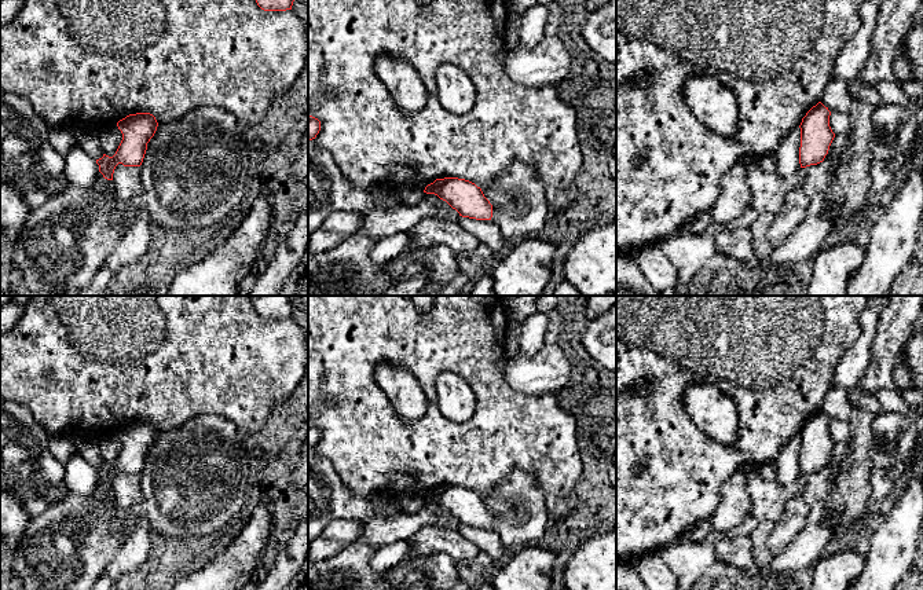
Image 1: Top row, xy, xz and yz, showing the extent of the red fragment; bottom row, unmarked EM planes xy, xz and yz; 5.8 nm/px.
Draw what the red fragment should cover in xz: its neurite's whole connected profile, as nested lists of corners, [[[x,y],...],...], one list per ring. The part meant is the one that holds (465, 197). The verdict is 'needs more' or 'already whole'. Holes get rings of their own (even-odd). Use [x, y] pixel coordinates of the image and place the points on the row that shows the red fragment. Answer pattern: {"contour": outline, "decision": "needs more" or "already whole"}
{"contour": [[[458,177],[436,179],[425,187],[424,193],[437,195],[462,217],[476,220],[491,220],[492,217],[492,205],[484,197],[481,188],[469,180]]], "decision": "already whole"}

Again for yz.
{"contour": [[[821,102],[813,106],[802,118],[799,164],[801,168],[824,161],[835,138],[829,127],[831,111]]], "decision": "already whole"}

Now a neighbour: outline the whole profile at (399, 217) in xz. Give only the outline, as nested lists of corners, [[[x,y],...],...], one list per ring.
[[[376,184],[369,191],[373,202],[360,213],[363,221],[358,232],[377,241],[398,232],[409,234],[420,221],[435,217],[442,201],[435,194],[424,193],[422,199],[414,206],[393,205],[389,202],[391,187]]]

